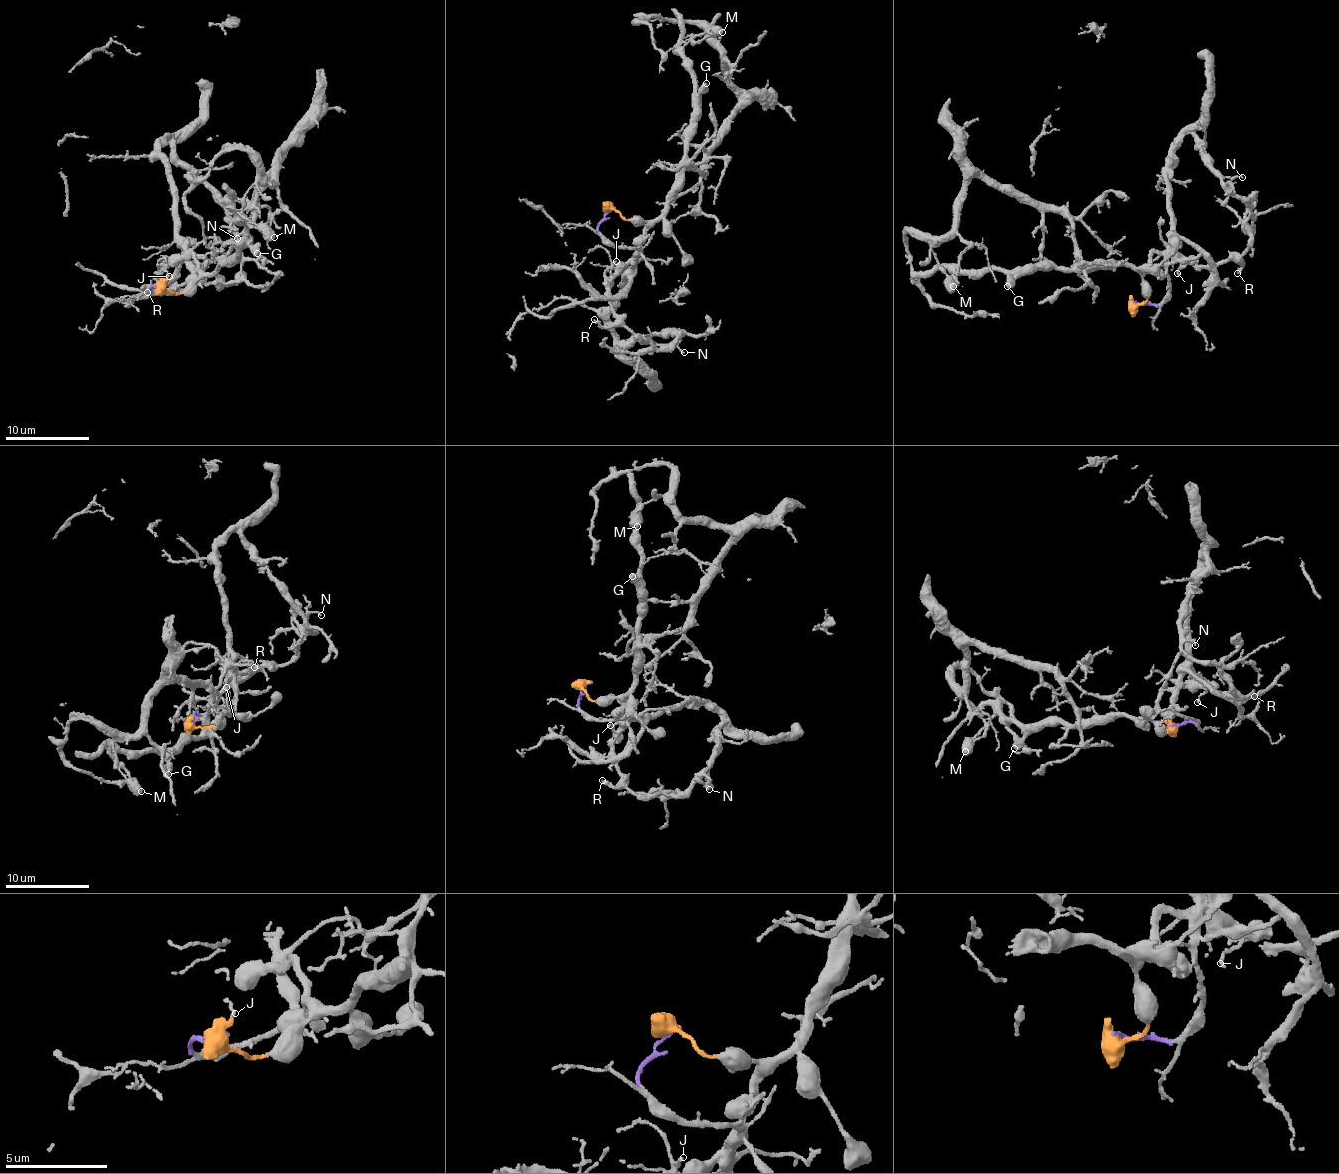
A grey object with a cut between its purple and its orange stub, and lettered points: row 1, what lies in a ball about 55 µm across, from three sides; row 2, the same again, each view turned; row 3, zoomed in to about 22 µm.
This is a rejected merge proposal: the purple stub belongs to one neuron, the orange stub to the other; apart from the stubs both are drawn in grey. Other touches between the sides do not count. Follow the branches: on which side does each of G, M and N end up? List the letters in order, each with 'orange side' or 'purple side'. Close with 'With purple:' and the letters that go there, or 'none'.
G: orange side
M: orange side
N: purple side
With purple: N

